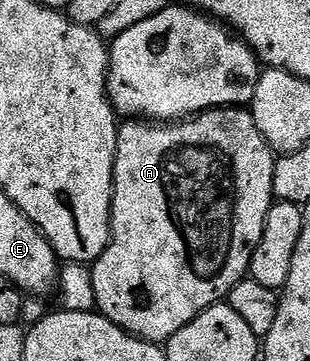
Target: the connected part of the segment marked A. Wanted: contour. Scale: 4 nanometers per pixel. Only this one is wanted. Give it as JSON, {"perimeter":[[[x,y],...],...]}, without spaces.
{"perimeter":[[[245,107],[228,109],[208,109],[184,121],[172,123],[150,123],[144,119],[129,119],[118,128],[117,150],[113,163],[113,209],[109,212],[109,246],[99,260],[92,262],[94,299],[96,312],[103,314],[111,323],[115,323],[123,332],[132,337],[142,337],[145,341],[164,343],[175,331],[183,331],[207,307],[224,302],[231,290],[239,282],[246,280],[251,263],[251,255],[263,239],[263,227],[269,209],[275,203],[273,180],[275,179],[275,154],[273,148],[265,142],[252,112]]]}

